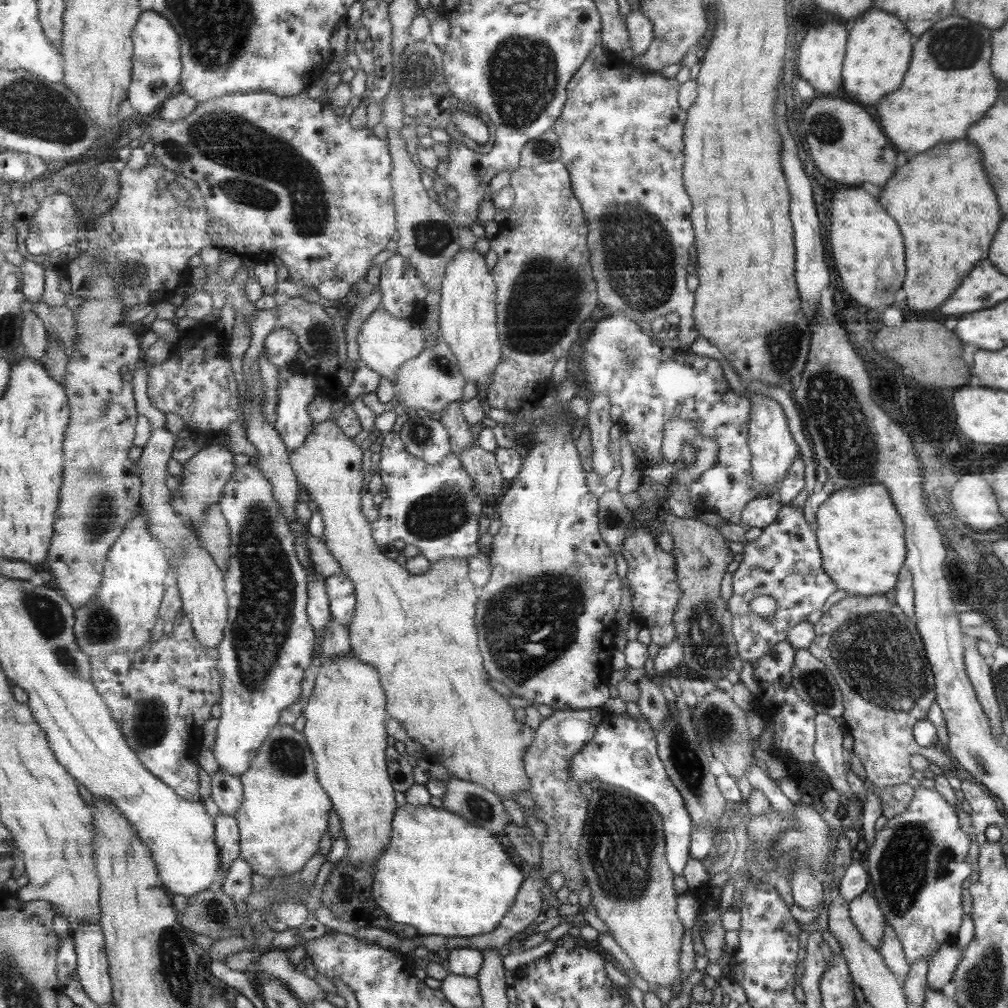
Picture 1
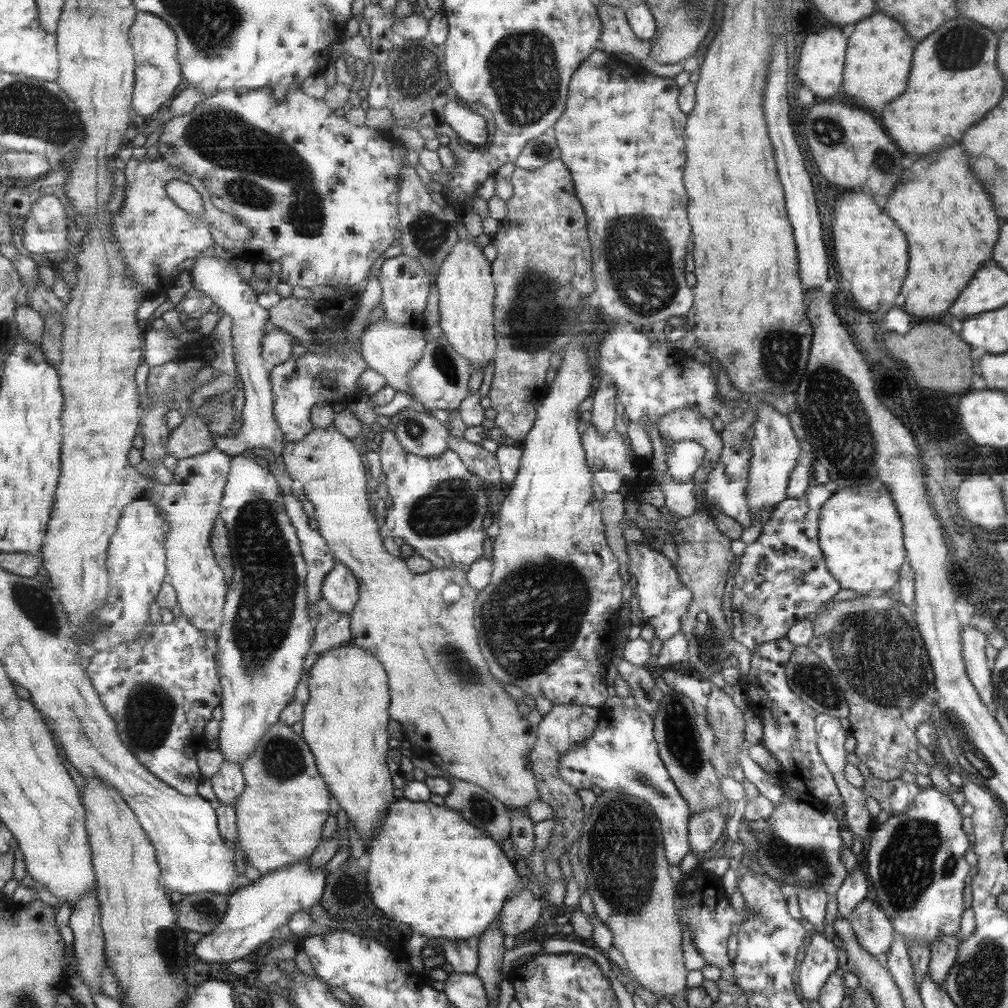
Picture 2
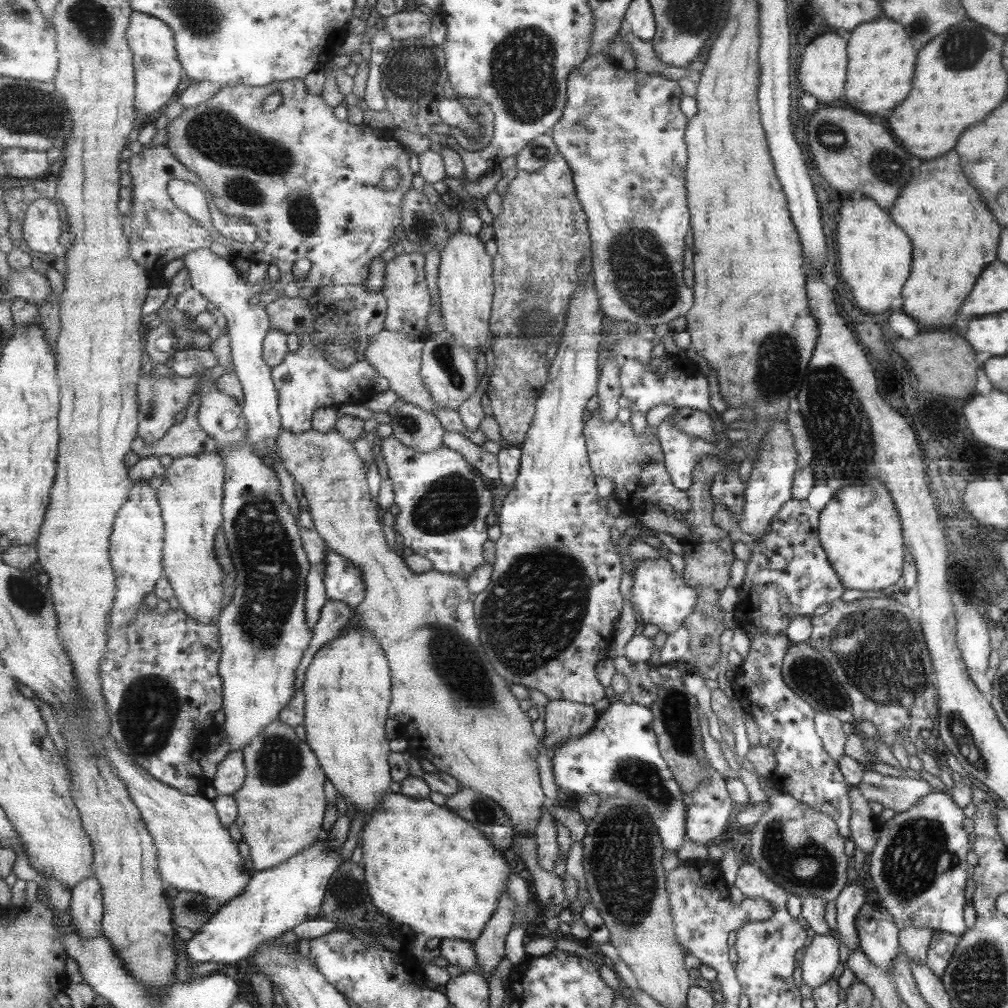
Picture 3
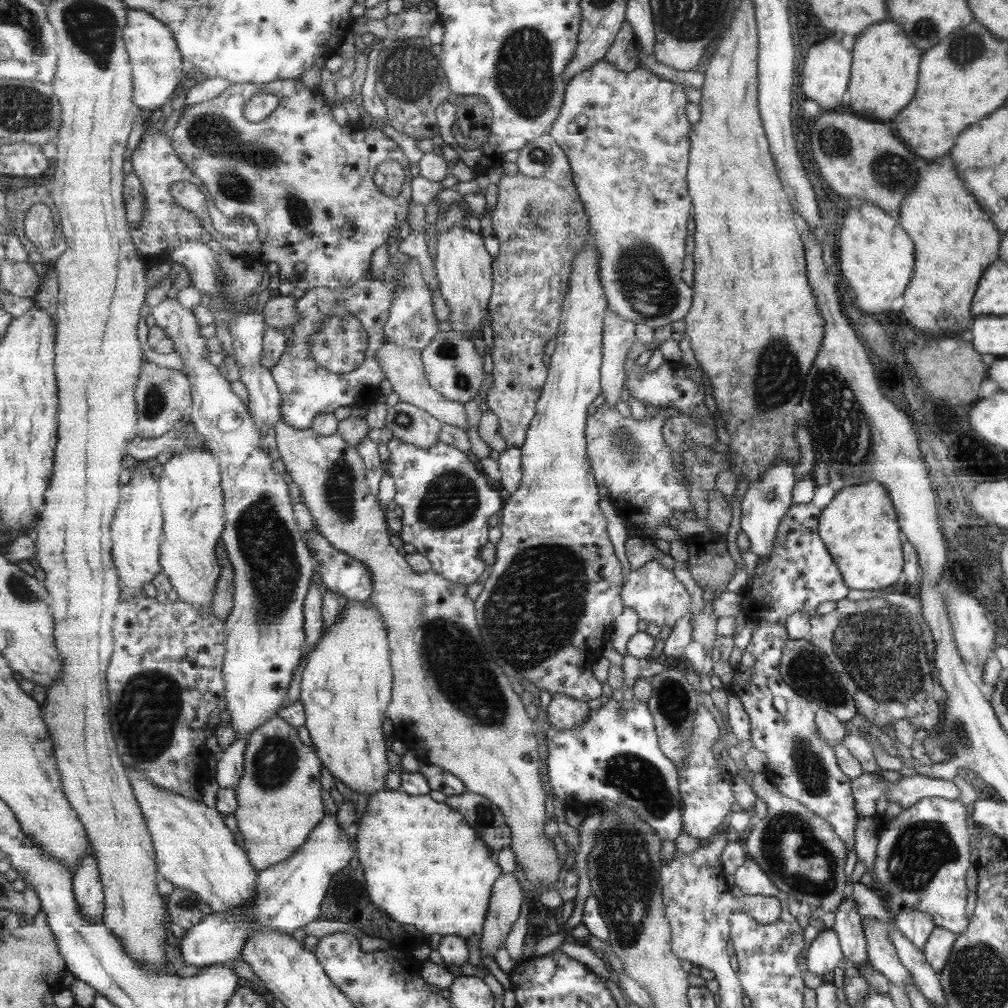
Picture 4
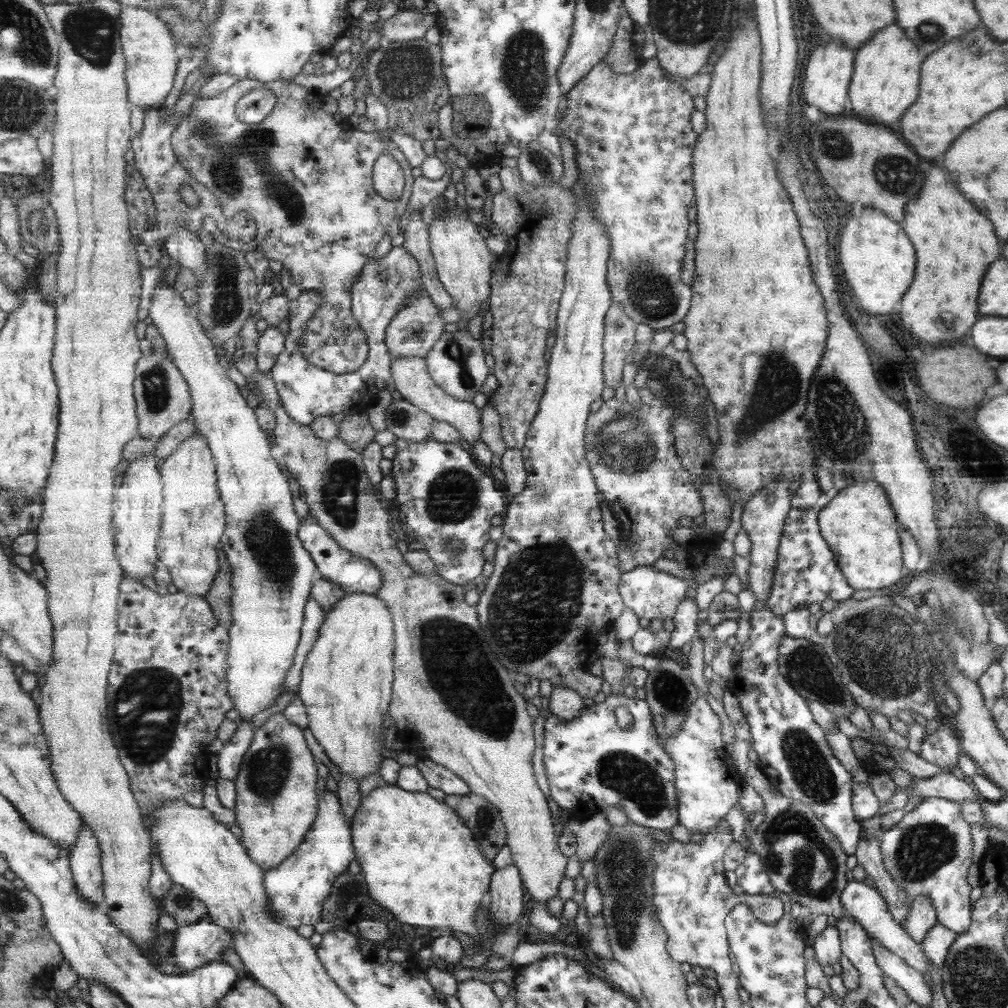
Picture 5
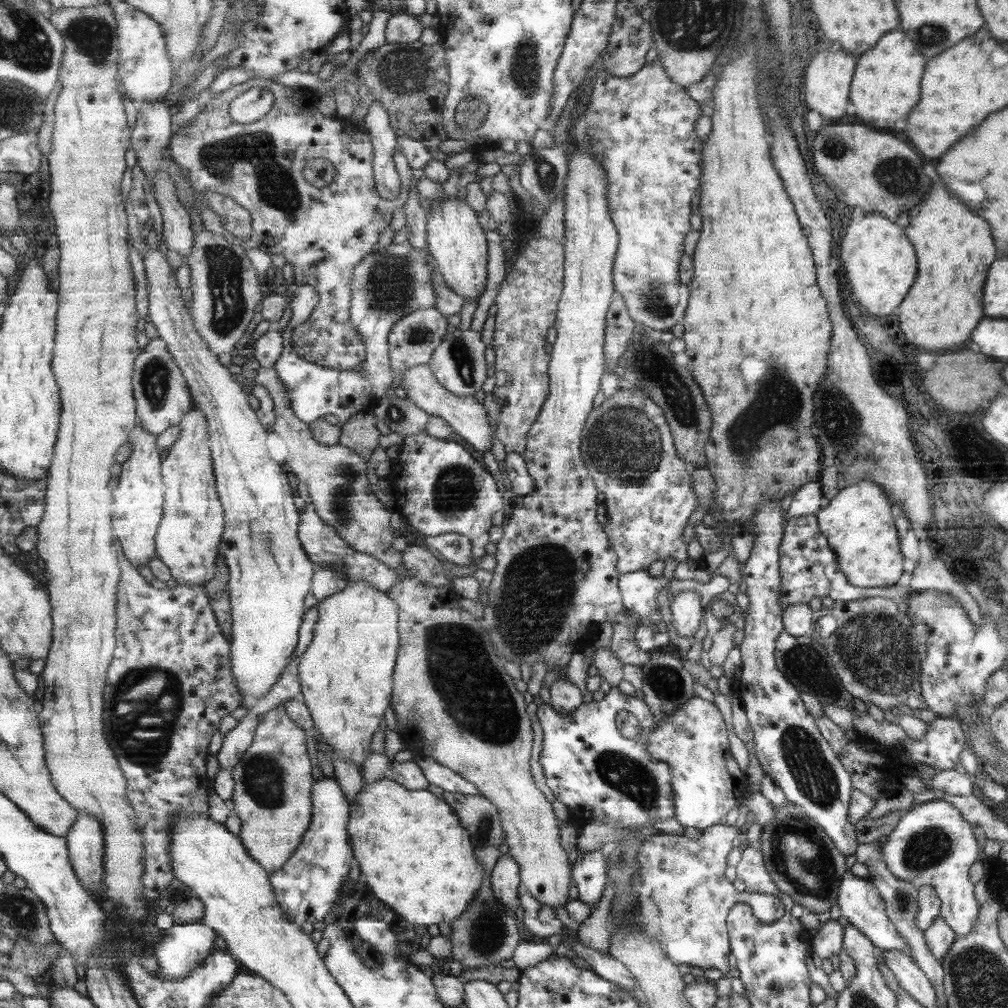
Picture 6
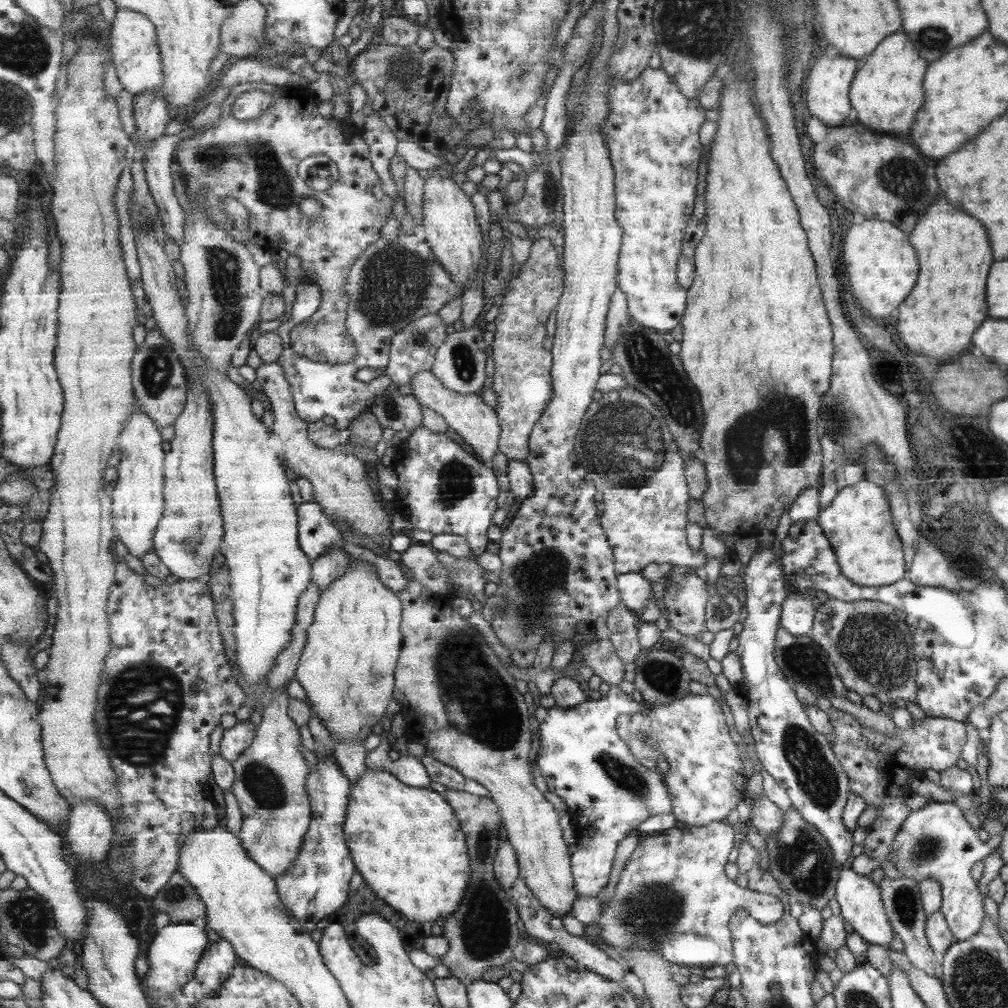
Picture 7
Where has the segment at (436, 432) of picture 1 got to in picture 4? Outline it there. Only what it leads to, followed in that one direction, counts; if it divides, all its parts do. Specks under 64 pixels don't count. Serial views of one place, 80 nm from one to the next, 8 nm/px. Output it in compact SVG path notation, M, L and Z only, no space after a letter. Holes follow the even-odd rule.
M401 401L399 404L387 410L385 426L391 431L393 436L399 437L401 440L407 441L409 444L414 444L419 448L431 448L440 441L444 422L435 418L430 412L415 406L409 402Z

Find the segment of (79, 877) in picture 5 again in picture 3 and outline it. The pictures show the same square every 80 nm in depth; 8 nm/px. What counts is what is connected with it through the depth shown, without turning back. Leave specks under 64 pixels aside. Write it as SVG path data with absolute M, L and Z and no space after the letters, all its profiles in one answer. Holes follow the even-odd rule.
M95 875L86 878L72 890L70 917L83 941L99 939L103 934L104 894Z

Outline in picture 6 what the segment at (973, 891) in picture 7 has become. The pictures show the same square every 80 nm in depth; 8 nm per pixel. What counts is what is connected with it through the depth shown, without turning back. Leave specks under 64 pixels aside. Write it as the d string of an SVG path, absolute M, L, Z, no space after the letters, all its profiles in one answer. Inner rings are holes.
M938 795L936 799L915 805L912 809L902 813L897 824L885 837L884 845L880 848L880 856L886 864L887 870L903 882L910 882L918 890L922 886L930 886L940 900L940 917L954 932L955 936L962 937L973 930L974 920L978 916L977 903L973 896L973 884L967 880L969 866L975 862L977 844L971 834L969 821L963 820L962 813L954 805L949 804Z

